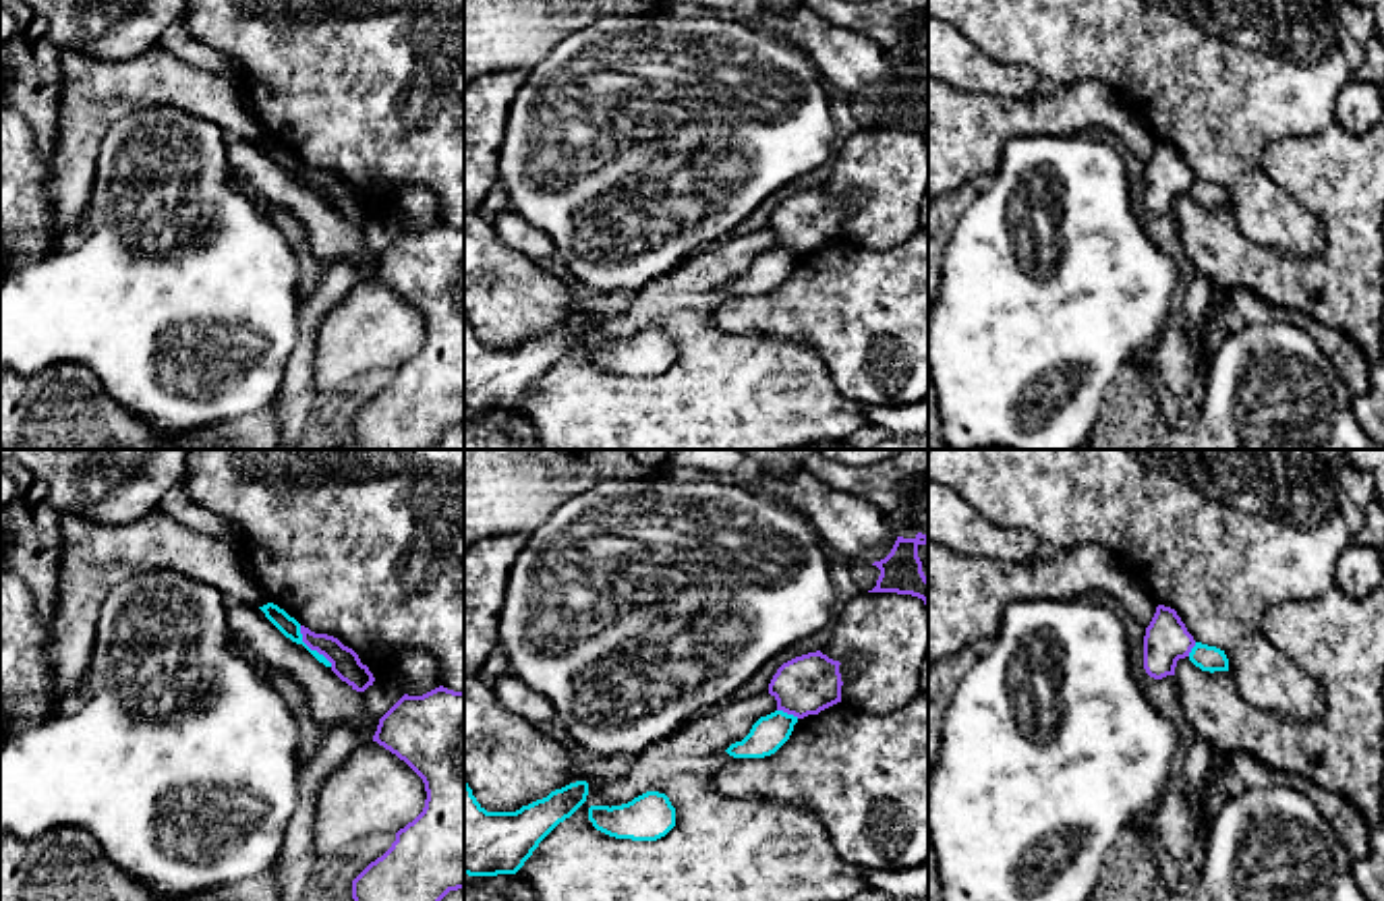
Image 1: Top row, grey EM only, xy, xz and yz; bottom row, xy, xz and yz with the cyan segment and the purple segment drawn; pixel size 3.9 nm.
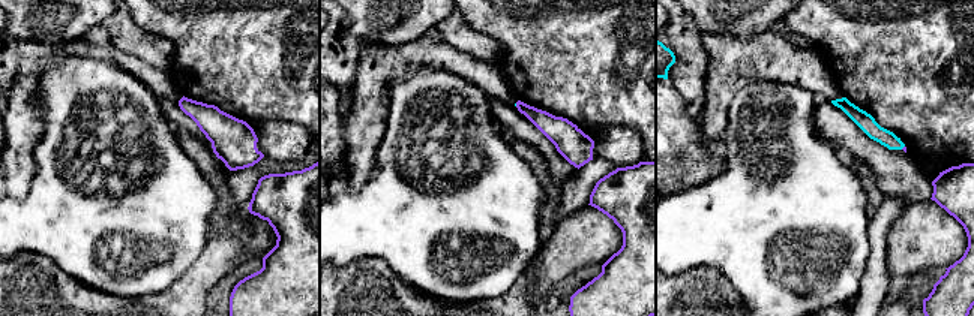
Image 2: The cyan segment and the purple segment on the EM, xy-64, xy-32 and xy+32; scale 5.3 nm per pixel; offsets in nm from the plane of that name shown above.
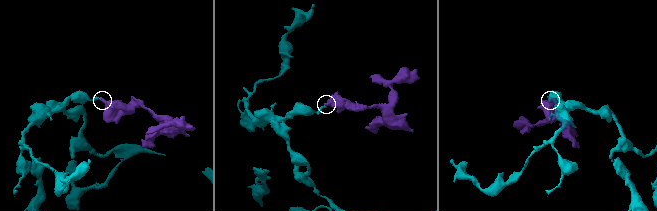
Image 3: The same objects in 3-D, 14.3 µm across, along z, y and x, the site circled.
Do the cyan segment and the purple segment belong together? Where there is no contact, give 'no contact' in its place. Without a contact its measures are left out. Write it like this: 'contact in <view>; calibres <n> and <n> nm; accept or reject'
contact in xy; calibres 80 and 110 nm; reject

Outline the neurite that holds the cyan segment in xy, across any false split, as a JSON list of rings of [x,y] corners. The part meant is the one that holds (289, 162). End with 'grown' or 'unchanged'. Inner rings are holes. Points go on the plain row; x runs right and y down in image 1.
[[[267,139],[263,143],[259,143],[265,153],[292,178],[302,180],[319,199],[323,199],[325,203],[331,203],[331,199],[319,191],[317,186],[311,186],[305,178],[302,178],[302,170],[300,170],[300,159],[290,153],[284,145],[280,145],[273,139]]]; unchanged

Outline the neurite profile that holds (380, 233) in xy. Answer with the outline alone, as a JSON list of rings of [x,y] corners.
[[[390,215],[369,222],[363,228],[367,253],[379,257],[402,232],[404,228]]]

